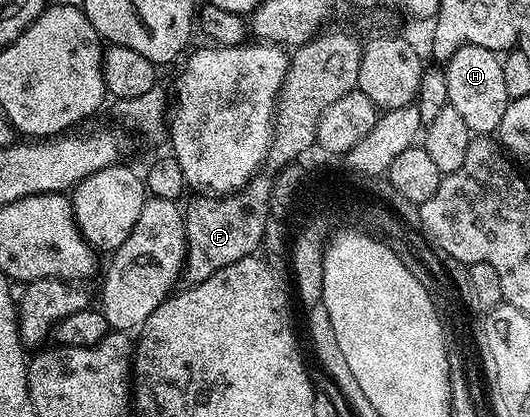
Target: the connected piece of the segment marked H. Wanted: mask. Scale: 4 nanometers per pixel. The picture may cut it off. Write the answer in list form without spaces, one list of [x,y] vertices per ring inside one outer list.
[[[464,46],[449,57],[443,69],[447,76],[449,105],[459,111],[459,116],[463,116],[470,132],[477,136],[489,136],[500,131],[503,112],[507,112],[510,99],[503,85],[503,68],[498,51]]]

